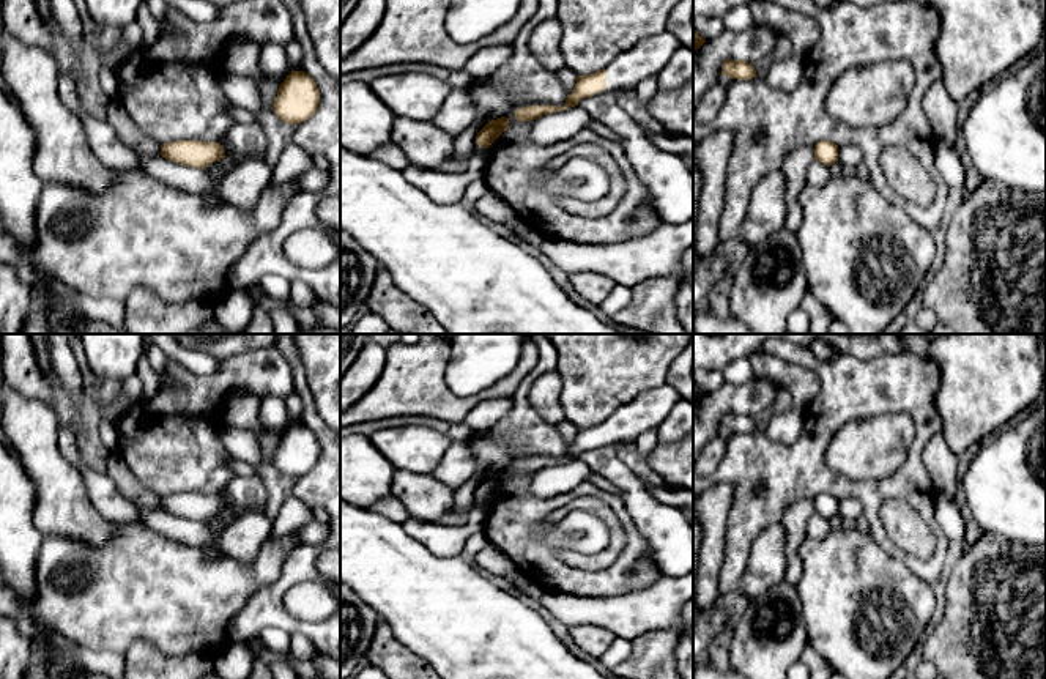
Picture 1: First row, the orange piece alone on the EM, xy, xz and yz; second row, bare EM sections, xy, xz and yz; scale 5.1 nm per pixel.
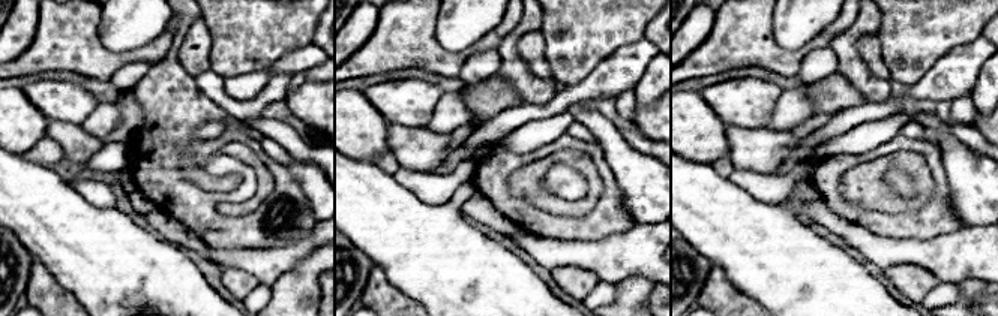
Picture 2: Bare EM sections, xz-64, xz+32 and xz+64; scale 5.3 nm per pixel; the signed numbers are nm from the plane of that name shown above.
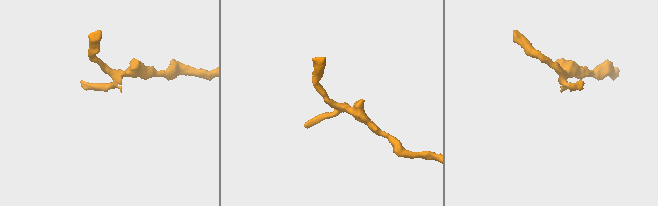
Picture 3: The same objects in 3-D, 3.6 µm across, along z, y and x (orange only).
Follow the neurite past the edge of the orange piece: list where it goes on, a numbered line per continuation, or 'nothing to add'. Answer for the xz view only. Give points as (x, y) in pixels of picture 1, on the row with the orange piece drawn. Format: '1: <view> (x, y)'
1: xz (646, 59)

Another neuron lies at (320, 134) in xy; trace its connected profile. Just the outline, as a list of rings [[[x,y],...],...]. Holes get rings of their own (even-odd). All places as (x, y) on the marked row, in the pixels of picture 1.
[[[299,0],[280,2],[291,14],[293,38],[302,47],[301,71],[307,72],[320,90],[317,112],[296,124],[293,142],[310,156],[321,154],[328,159],[329,184],[325,195],[340,195],[340,80],[321,66]]]

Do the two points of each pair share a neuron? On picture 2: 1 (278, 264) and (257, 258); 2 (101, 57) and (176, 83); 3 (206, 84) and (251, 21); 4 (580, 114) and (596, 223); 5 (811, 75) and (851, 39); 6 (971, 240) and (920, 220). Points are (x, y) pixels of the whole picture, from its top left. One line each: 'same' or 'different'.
1: same
2: different
3: different
4: different
5: different
6: different

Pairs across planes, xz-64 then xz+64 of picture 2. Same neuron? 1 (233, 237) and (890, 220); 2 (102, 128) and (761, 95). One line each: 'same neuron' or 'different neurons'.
1: same neuron
2: different neurons

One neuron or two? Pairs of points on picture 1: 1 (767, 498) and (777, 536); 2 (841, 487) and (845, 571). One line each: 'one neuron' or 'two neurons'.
1: two neurons
2: two neurons

